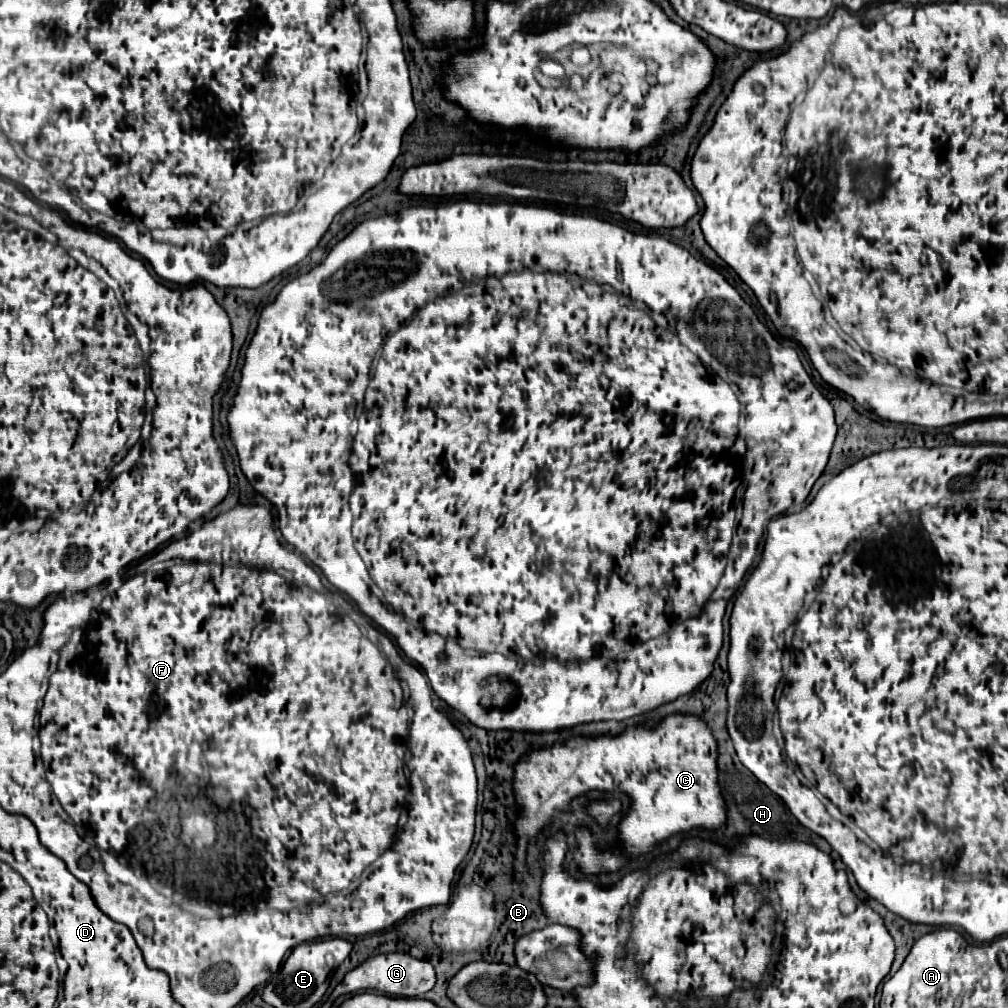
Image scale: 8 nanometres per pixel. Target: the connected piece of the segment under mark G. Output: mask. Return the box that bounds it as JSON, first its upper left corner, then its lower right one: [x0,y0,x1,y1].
[334,953,436,997]

